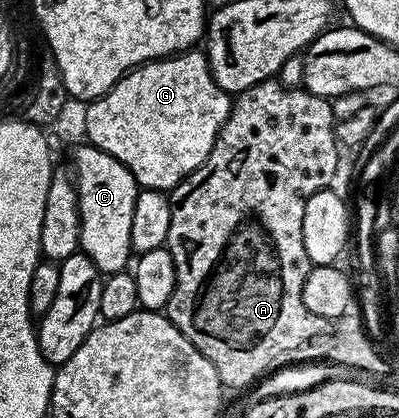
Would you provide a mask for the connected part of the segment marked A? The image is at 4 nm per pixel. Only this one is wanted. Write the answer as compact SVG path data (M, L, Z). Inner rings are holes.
M278 80L253 84L253 88L234 95L231 111L224 120L218 136L215 137L215 143L206 160L169 191L171 219L165 248L173 256L175 283L165 307L165 313L171 319L171 323L191 341L193 348L197 348L197 352L201 352L201 356L205 356L205 360L209 360L209 364L217 368L217 376L223 381L224 387L231 389L232 386L235 390L243 390L246 386L253 385L258 378L263 378L266 374L289 365L290 362L303 362L314 354L324 353L325 346L322 346L319 341L327 333L332 333L333 326L328 319L317 316L314 312L309 312L309 308L305 308L303 299L305 276L311 271L312 264L305 252L303 221L307 198L319 190L328 189L332 185L331 181L334 180L335 173L339 170L341 150L335 137L336 121L328 99L310 94L302 88L282 86Z

